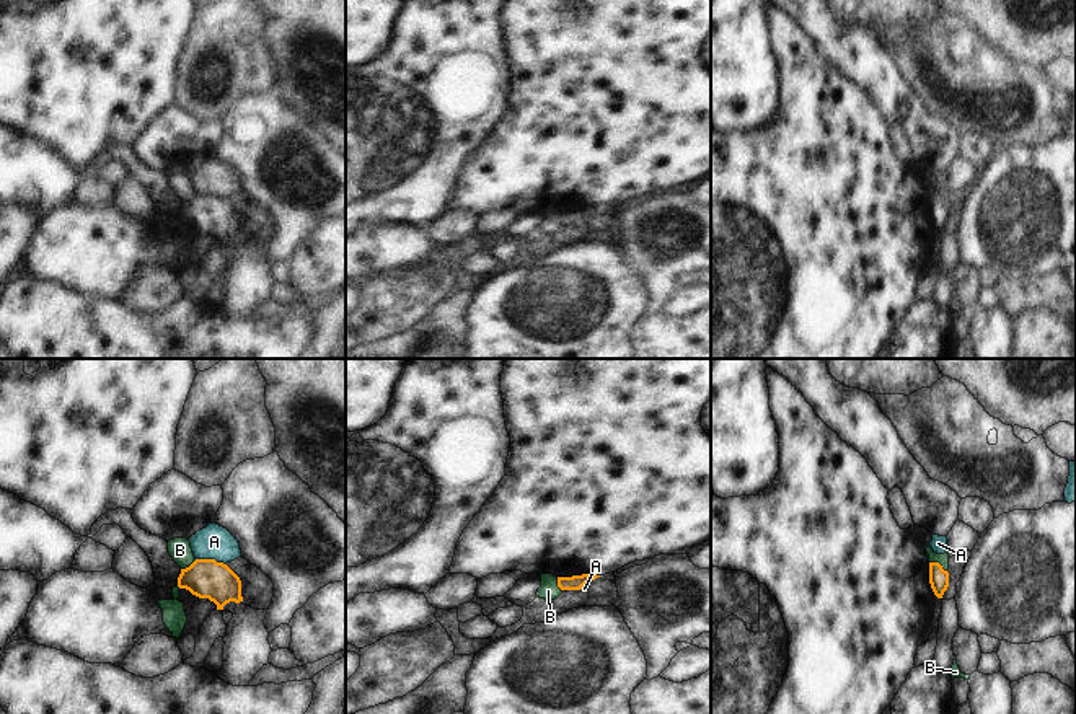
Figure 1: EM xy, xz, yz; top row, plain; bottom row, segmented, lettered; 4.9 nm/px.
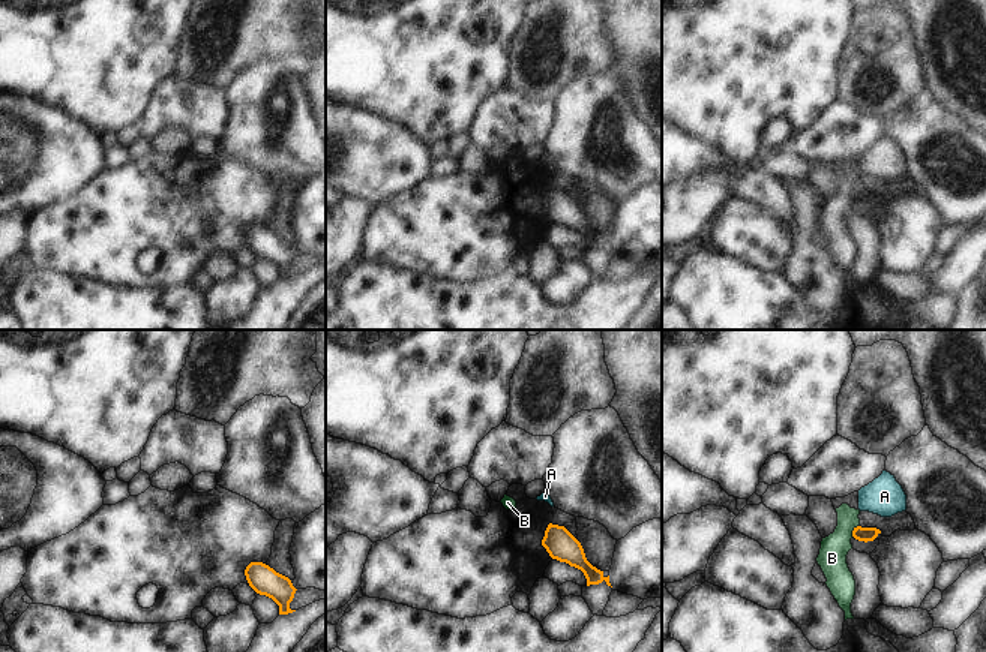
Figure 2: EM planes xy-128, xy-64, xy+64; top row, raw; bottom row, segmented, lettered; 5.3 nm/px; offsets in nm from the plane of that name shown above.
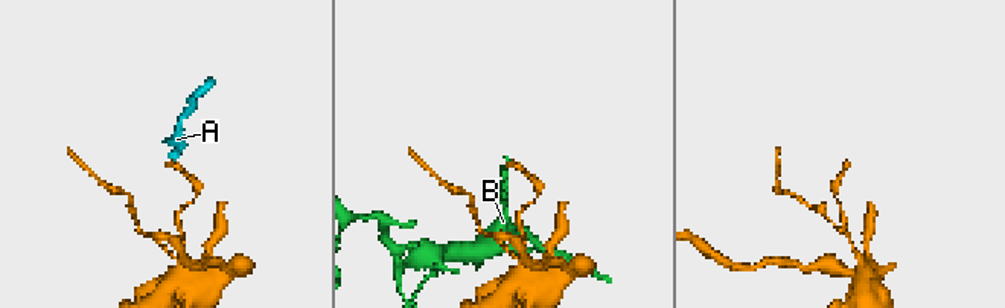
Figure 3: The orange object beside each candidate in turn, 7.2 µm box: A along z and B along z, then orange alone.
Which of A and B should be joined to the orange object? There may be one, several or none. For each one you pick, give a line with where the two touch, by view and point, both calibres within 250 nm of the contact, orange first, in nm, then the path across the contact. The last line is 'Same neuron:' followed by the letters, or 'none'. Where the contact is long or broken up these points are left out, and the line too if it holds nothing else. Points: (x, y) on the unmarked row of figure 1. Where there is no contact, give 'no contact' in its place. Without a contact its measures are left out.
Same neuron: none

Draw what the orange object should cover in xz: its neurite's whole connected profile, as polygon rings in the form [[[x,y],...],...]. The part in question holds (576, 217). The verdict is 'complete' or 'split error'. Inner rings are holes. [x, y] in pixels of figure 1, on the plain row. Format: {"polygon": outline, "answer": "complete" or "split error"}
{"polygon": [[[582,209],[582,210],[572,210],[572,212],[558,212],[558,222],[561,225],[580,225],[585,218],[595,215],[597,209]]], "answer": "complete"}

